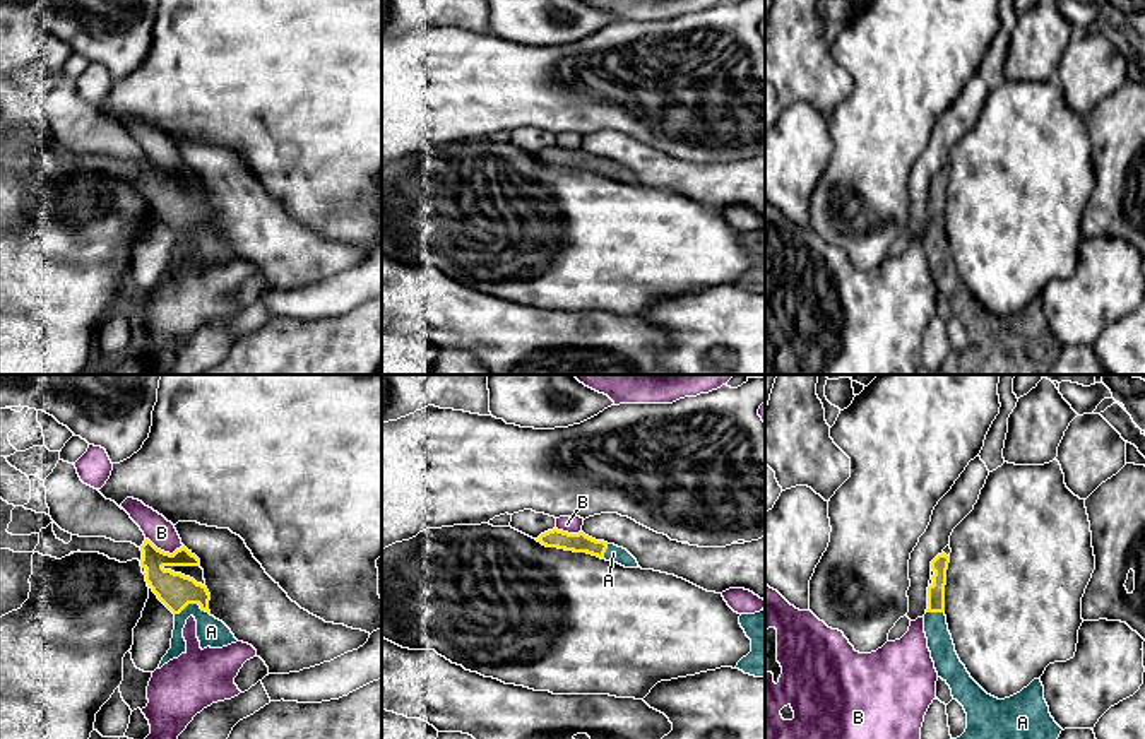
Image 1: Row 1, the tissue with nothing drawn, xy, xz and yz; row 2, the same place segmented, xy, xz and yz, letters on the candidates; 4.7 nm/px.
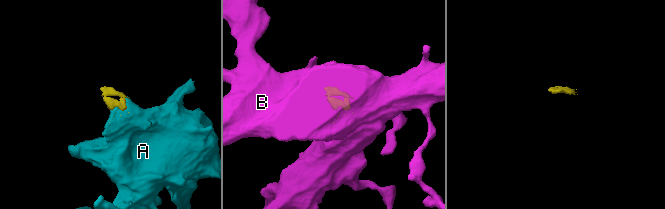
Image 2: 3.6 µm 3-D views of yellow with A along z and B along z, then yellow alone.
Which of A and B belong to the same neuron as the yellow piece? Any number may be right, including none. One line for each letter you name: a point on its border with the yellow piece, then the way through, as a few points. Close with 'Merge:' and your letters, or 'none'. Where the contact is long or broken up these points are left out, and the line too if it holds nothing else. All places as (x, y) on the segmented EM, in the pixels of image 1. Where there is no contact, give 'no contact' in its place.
A: meets yellow in xy at (192, 603)
Merge: A

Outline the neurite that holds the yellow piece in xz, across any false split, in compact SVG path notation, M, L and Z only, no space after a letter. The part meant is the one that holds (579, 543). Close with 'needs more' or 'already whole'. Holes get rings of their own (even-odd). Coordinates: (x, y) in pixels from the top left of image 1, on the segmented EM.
M558 529L541 534L537 539L546 547L558 547L573 553L587 553L601 559L618 563L625 568L640 568L637 559L623 547L608 544L604 541L596 541L584 532L568 534Z | needs more

